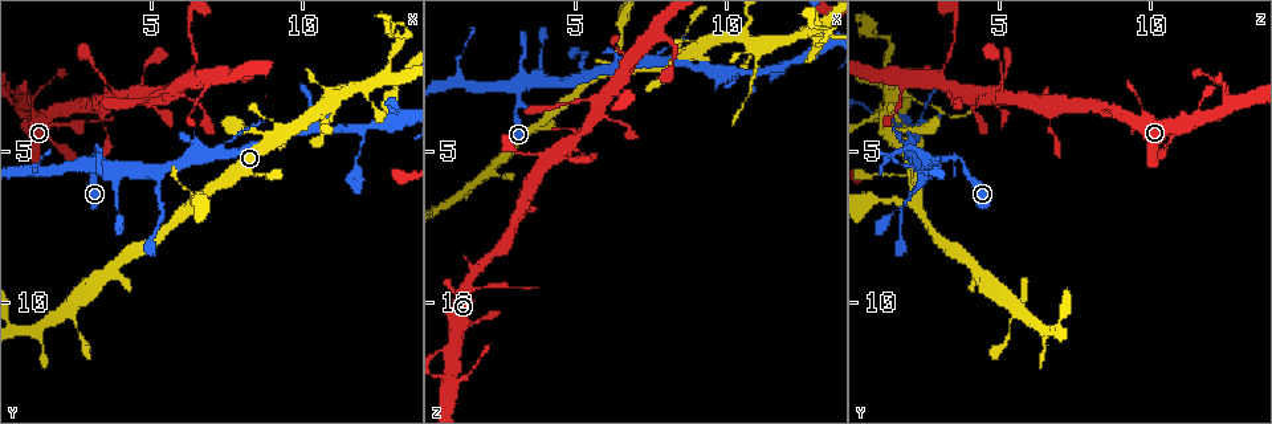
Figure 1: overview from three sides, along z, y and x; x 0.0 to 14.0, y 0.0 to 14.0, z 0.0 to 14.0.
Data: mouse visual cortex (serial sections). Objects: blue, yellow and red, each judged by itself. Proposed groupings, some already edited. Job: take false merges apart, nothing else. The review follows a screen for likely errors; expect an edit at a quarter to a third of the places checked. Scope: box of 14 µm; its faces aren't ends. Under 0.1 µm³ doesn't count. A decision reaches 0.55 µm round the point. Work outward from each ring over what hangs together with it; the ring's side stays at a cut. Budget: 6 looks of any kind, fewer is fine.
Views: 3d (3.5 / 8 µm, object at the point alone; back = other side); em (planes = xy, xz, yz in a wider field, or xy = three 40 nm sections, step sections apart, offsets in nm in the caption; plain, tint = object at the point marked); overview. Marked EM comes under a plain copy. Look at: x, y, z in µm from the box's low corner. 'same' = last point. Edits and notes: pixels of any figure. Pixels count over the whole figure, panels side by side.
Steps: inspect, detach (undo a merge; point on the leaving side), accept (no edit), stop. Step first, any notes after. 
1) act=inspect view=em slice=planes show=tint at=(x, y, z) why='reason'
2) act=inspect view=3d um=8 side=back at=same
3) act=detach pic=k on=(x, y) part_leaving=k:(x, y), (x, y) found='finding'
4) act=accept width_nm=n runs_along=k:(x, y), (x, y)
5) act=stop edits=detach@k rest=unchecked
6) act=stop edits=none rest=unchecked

act=inspect view=3d um=3.5 at=(3.1, 5.1, 3.7) why='abrupt turn'

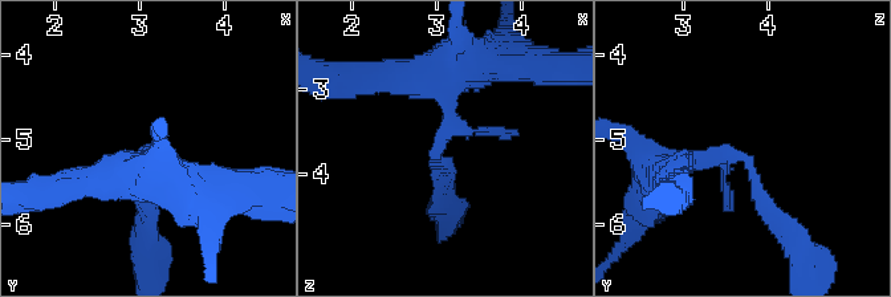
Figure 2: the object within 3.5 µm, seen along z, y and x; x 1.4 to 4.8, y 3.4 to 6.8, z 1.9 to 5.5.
act=inspect view=em slice=planes show=tint at=(3.00, 5.25, 3.70)

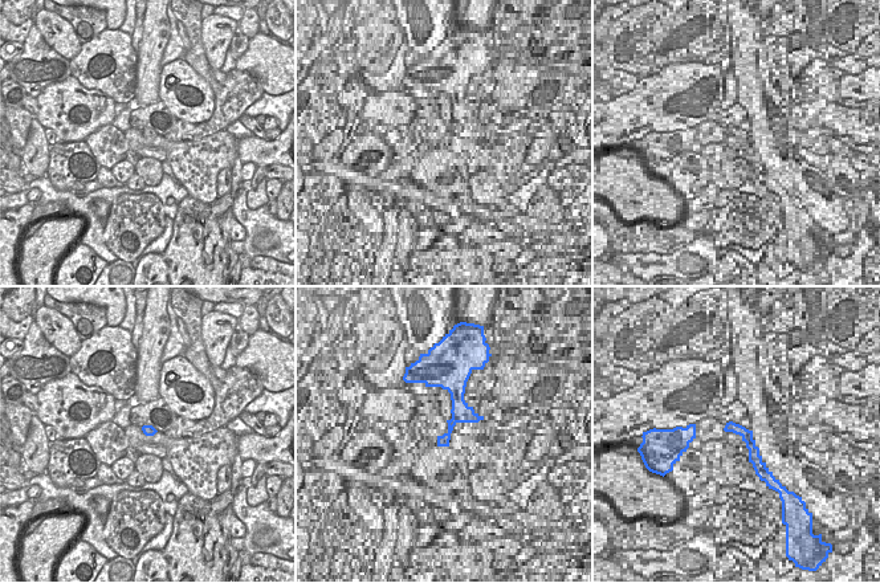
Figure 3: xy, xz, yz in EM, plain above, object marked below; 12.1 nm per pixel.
act=accept found='one cell here'

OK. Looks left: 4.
act=inspect view=3d um=3.5 at=(5.0, 5.6, 2.8)

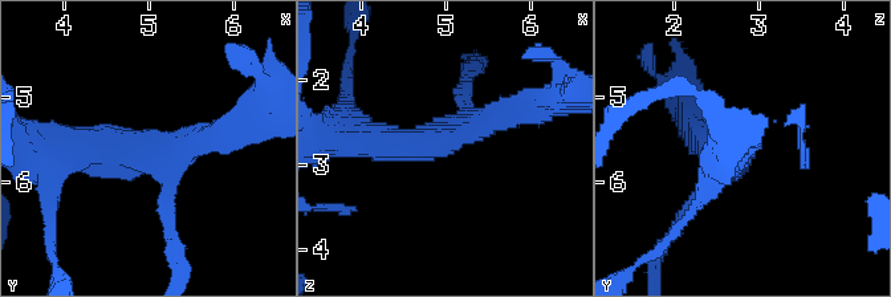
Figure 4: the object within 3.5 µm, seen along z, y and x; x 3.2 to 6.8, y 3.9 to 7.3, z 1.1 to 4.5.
act=inspect view=em slice=planes show=tint at=(5.05, 5.60, 2.70) why='need the tissue'

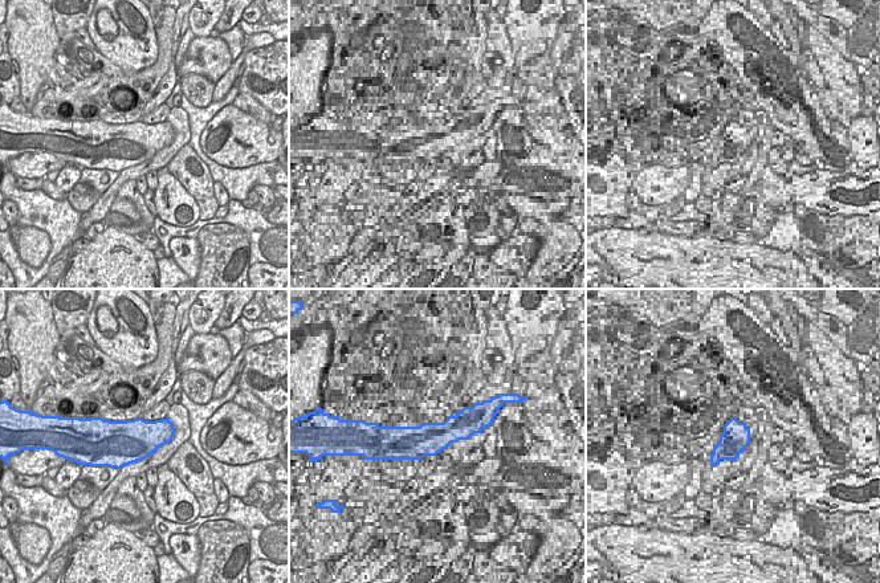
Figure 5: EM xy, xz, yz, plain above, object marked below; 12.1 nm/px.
act=accept runs_along=4:(353, 143), (442, 143), (524, 106) found='continuous, no second cell'

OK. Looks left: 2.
act=inspect view=3d um=8 at=(9.0, 4.7, 1.7) why='a fork'

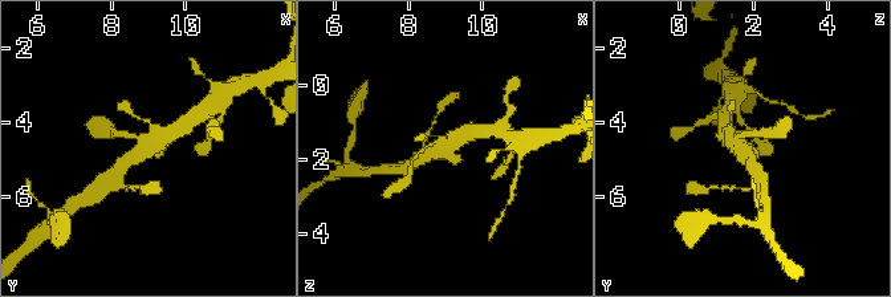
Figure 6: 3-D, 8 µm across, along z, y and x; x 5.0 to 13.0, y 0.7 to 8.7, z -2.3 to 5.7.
act=inspect view=em slice=xy step=2 show=tint at=(9.1, 4.6, 1.6)

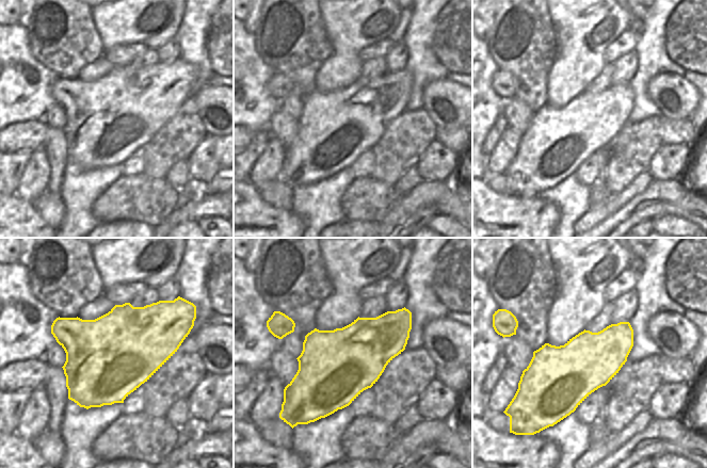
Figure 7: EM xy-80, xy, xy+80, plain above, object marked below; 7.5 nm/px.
act=accept runs_along=6:(119, 167), (180, 127) found='all the same cell'

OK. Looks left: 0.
act=stop edits=none rest=unchecked

